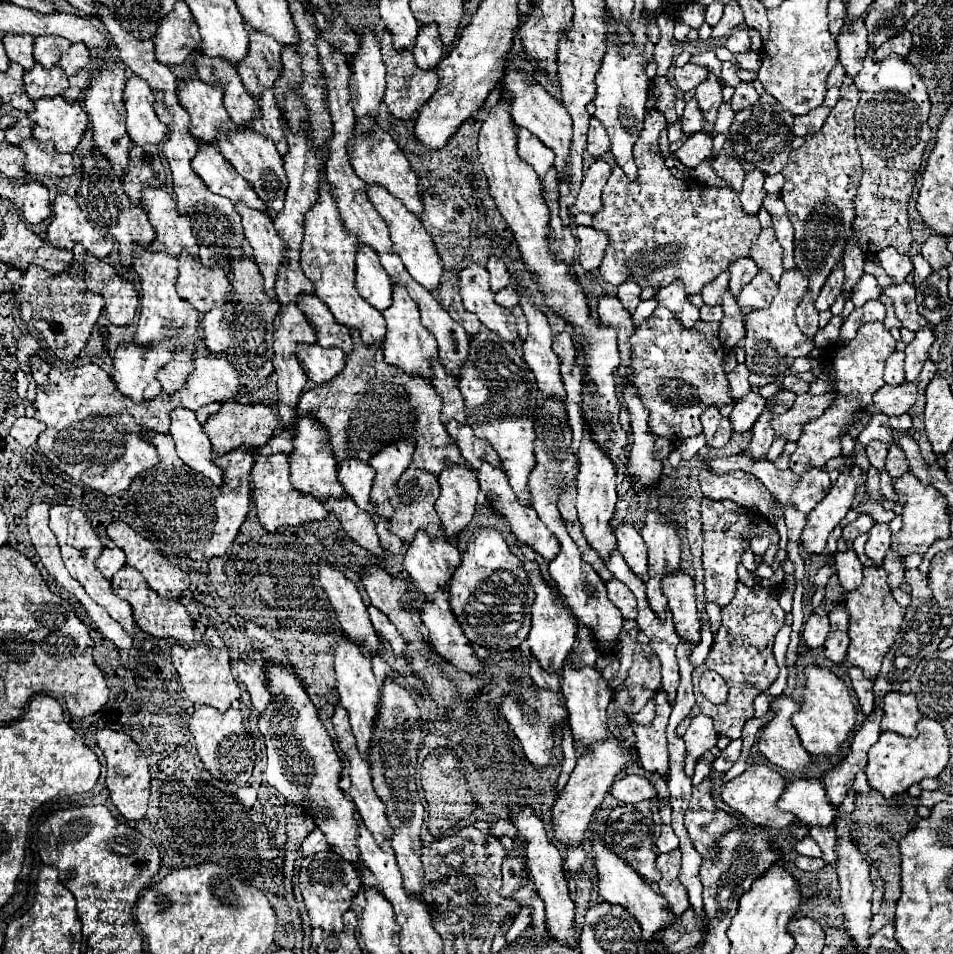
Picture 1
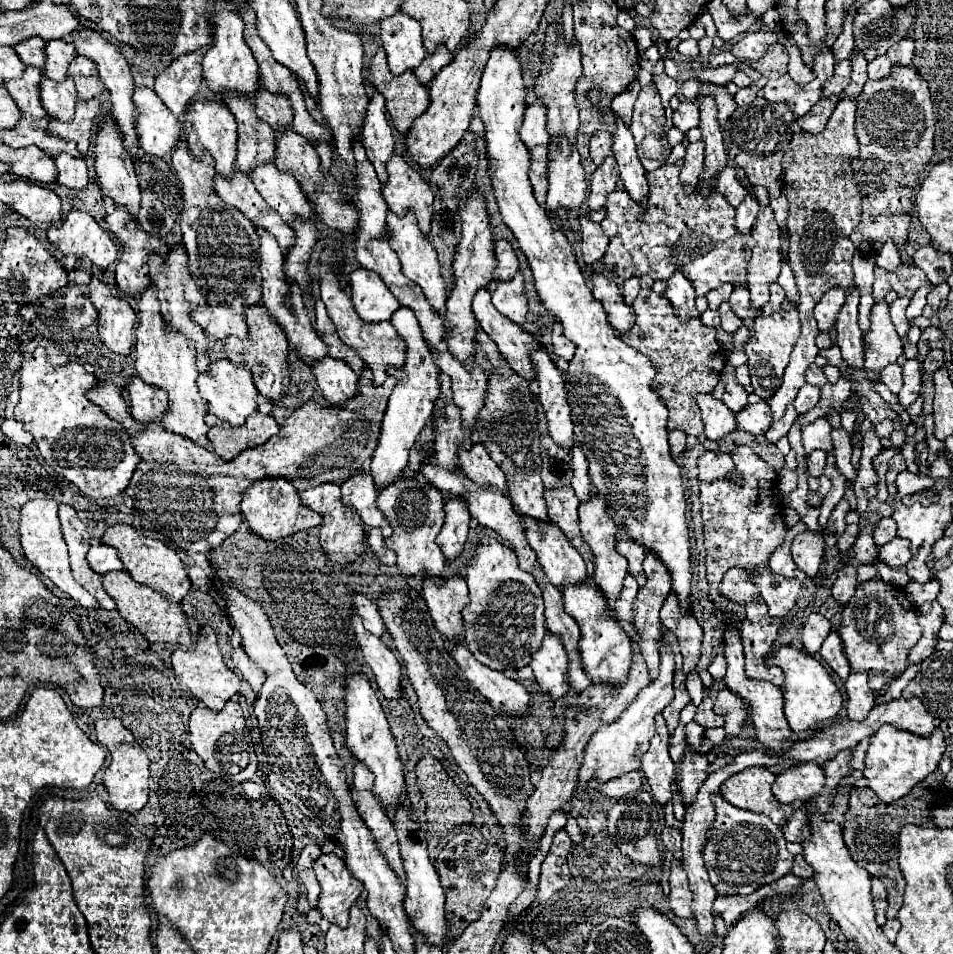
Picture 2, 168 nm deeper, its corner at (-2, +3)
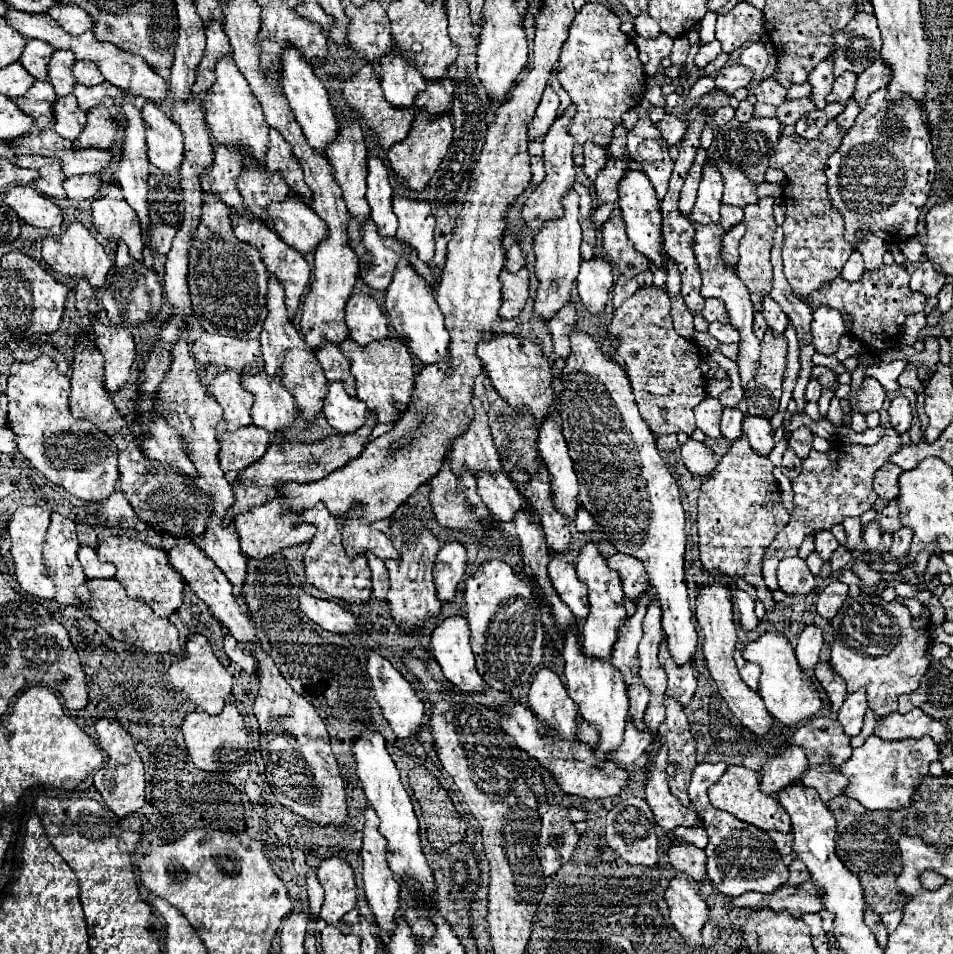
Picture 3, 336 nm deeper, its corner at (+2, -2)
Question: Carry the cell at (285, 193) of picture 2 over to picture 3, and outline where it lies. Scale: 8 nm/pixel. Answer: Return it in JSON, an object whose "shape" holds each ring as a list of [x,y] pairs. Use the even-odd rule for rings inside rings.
{"shape":[[[288,197],[280,205],[270,205],[268,213],[280,239],[304,255],[316,251],[316,245],[328,237],[326,223],[294,197]]]}

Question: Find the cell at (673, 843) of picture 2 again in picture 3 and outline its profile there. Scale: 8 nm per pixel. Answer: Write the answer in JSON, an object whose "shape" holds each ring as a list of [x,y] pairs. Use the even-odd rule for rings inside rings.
{"shape":[[[674,845],[668,851],[670,863],[678,869],[684,871],[690,879],[694,881],[704,881],[706,879],[706,853],[694,845]]]}

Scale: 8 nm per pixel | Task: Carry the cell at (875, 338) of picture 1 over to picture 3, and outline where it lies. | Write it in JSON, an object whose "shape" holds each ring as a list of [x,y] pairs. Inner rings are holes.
{"shape":[[[800,427],[800,429],[796,429],[792,435],[790,435],[790,447],[792,447],[792,451],[800,457],[800,459],[806,459],[808,457],[808,453],[810,453],[810,449],[812,449],[812,431],[808,429],[808,427]]]}

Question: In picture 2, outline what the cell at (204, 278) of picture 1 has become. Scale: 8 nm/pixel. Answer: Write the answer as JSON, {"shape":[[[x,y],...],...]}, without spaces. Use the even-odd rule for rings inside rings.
{"shape":[[[218,304],[218,306],[196,306],[192,310],[192,320],[202,326],[208,334],[214,338],[226,338],[226,336],[238,336],[244,338],[248,334],[244,318],[230,306],[230,304]]]}

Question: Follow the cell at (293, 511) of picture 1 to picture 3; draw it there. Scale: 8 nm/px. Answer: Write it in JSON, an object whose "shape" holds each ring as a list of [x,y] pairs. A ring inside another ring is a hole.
{"shape":[[[274,499],[274,501],[264,503],[262,507],[250,507],[246,513],[236,515],[236,531],[240,535],[240,549],[246,557],[266,559],[268,555],[272,555],[280,549],[308,543],[314,537],[316,527],[302,523],[300,515],[294,515],[294,513],[282,515],[280,513],[280,499]]]}

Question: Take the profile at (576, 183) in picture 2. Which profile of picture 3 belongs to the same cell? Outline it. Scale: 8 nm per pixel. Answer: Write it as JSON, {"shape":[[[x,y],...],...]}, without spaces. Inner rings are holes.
{"shape":[[[570,191],[564,197],[564,217],[556,221],[548,221],[548,225],[544,225],[544,229],[534,239],[536,277],[538,277],[534,313],[538,319],[550,321],[570,301],[570,289],[578,277],[578,269],[582,261],[580,243],[582,243],[582,231],[578,223],[578,197],[574,191]]]}

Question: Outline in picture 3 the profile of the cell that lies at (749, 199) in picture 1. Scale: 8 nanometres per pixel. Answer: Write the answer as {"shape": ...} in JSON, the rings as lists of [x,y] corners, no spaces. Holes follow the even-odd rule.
{"shape":[[[736,225],[736,229],[730,229],[724,239],[722,239],[722,259],[728,265],[736,265],[738,263],[738,241],[744,235],[744,225]]]}

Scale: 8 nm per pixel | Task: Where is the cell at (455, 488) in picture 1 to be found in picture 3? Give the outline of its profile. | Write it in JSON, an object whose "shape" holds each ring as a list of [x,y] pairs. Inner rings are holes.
{"shape":[[[446,543],[438,557],[436,557],[436,565],[434,565],[434,585],[436,585],[436,593],[438,599],[442,603],[450,603],[454,601],[458,583],[462,581],[466,571],[466,549],[460,543]]]}

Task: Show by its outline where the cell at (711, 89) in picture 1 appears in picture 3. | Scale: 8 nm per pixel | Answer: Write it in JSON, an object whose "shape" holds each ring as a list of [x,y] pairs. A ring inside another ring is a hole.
{"shape":[[[706,163],[702,181],[700,181],[700,189],[698,189],[698,199],[690,213],[692,223],[702,223],[702,225],[710,225],[710,223],[718,225],[720,223],[722,185],[724,183],[722,183],[722,177],[720,177],[720,171],[716,169],[716,165]]]}

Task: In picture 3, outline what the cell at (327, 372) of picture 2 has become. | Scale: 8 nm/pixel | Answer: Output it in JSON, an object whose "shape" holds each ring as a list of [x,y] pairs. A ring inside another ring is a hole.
{"shape":[[[340,381],[330,383],[328,395],[324,399],[324,409],[322,409],[328,425],[336,429],[338,433],[354,433],[358,431],[368,415],[368,407],[360,399],[348,397]]]}

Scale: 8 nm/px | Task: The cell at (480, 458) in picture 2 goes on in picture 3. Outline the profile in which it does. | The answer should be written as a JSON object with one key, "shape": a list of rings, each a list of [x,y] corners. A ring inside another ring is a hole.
{"shape":[[[504,471],[496,473],[496,477],[480,473],[476,481],[478,481],[478,495],[498,521],[508,523],[514,521],[514,515],[518,511],[530,511],[530,503],[518,493],[518,489],[512,485],[510,477]]]}

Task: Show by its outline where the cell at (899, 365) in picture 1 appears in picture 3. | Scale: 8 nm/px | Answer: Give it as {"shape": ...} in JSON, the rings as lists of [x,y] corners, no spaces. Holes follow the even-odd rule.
{"shape":[[[866,377],[860,389],[856,391],[856,395],[850,399],[850,407],[852,411],[864,415],[870,411],[880,411],[884,399],[886,399],[886,391],[882,389],[882,385],[874,377]]]}

